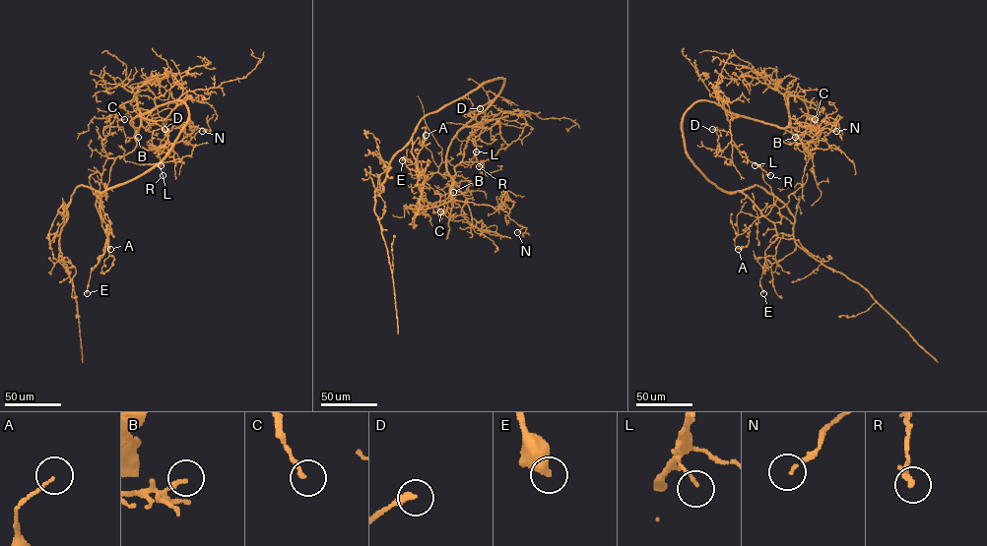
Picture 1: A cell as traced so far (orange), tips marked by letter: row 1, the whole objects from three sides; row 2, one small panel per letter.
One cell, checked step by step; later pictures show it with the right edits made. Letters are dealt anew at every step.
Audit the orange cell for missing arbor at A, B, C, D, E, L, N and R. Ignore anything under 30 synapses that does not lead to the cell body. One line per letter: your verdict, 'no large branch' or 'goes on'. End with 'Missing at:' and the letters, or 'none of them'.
A: no large branch
B: no large branch
C: no large branch
D: no large branch
E: no large branch
L: no large branch
N: no large branch
R: no large branch
Missing at: none of them

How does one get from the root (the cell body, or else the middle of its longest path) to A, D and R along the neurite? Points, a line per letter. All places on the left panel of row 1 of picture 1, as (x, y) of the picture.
A: (155, 166), (119, 185), (97, 192), (96, 207), (106, 224), (110, 249)
D: (155, 166), (186, 123), (182, 101), (159, 105), (147, 117), (167, 137), (157, 151), (153, 131), (164, 129)
R: (155, 166), (186, 123), (188, 108), (182, 101), (159, 105), (147, 117), (167, 137), (159, 155), (163, 175)

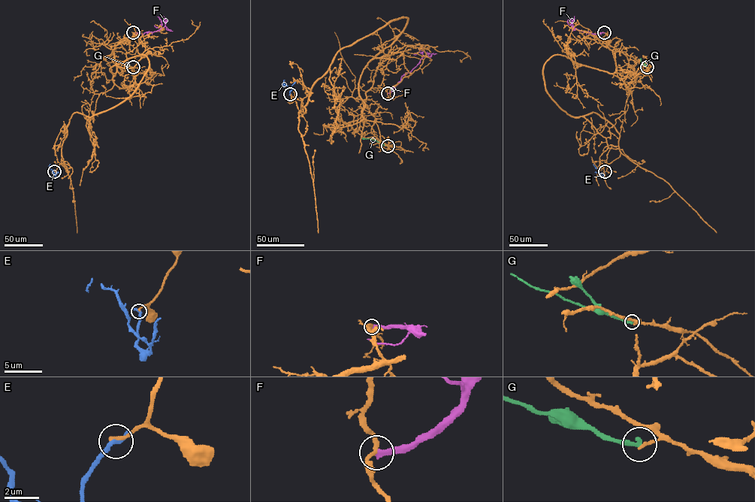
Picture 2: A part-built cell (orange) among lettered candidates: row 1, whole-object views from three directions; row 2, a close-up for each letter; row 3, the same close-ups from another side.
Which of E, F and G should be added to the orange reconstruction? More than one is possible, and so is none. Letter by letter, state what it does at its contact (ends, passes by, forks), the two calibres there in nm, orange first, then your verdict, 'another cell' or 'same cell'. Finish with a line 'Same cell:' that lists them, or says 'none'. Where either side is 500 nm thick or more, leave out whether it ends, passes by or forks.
E: it ends | 220/320 nm | another cell
F: it ends | 220/360 nm | another cell
G: it ends | 170/300 nm | another cell
Same cell: none

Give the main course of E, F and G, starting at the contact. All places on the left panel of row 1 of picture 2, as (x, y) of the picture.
E: (54, 171), (55, 176), (49, 167), (49, 164)
F: (133, 32), (143, 34), (162, 28), (166, 22), (163, 16)
G: (133, 67), (112, 58)

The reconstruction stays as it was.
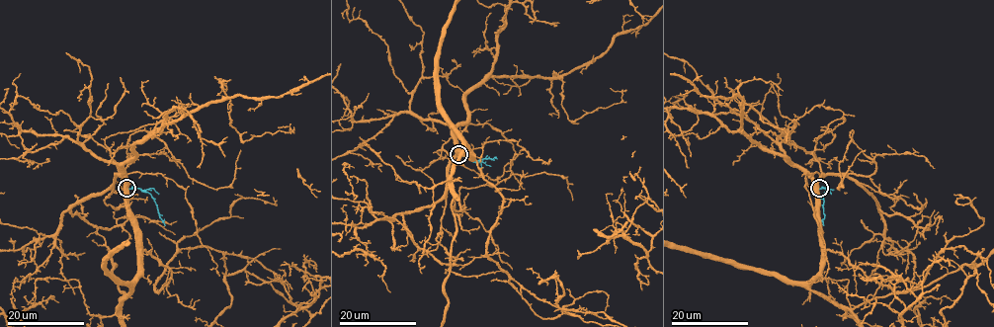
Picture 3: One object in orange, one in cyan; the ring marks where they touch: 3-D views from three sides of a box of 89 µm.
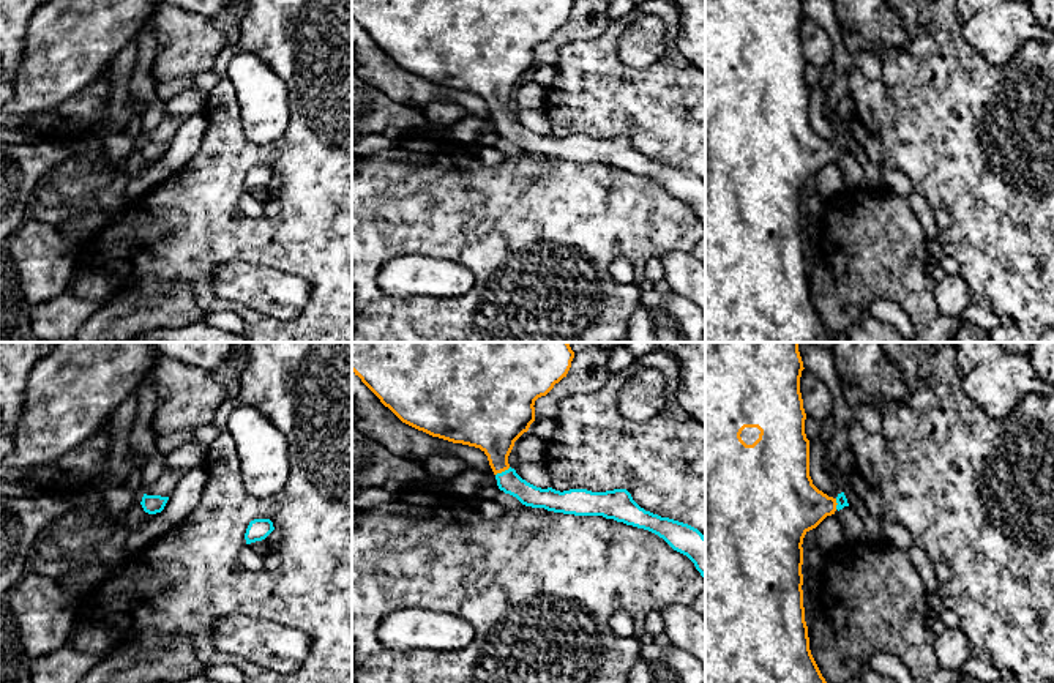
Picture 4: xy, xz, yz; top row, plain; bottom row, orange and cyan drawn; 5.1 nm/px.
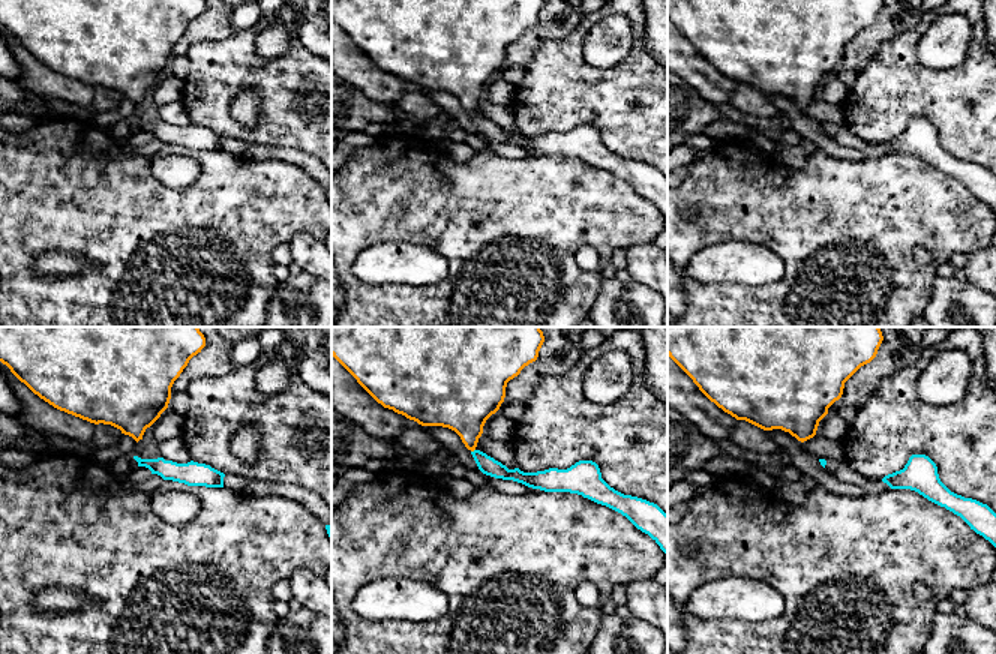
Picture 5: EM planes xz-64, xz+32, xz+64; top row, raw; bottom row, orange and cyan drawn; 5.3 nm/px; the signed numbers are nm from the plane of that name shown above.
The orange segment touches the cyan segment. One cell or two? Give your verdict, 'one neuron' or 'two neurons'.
one neuron

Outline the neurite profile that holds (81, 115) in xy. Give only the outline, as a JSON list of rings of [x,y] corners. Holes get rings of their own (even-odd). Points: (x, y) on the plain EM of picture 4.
[[[106,71],[58,109],[30,115],[25,120],[41,132],[41,139],[74,145],[80,137],[99,132],[110,96],[109,82],[110,74]]]

